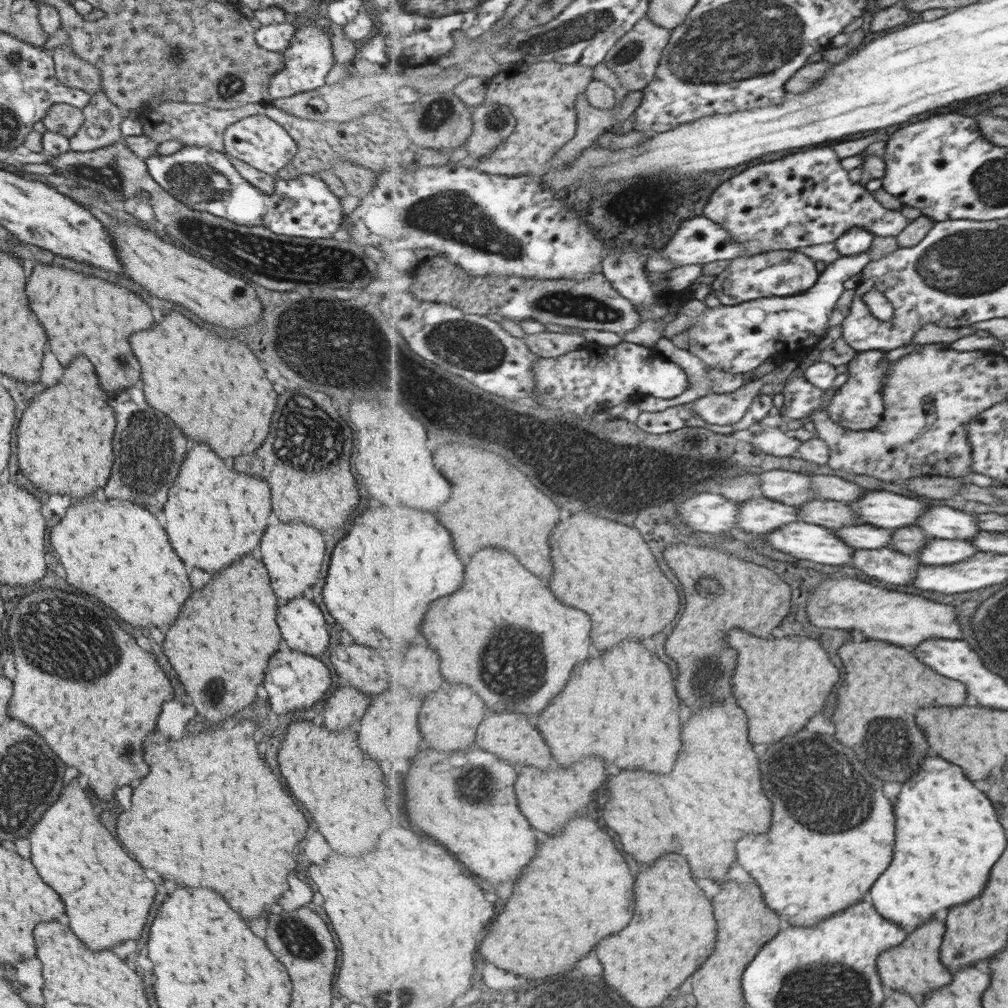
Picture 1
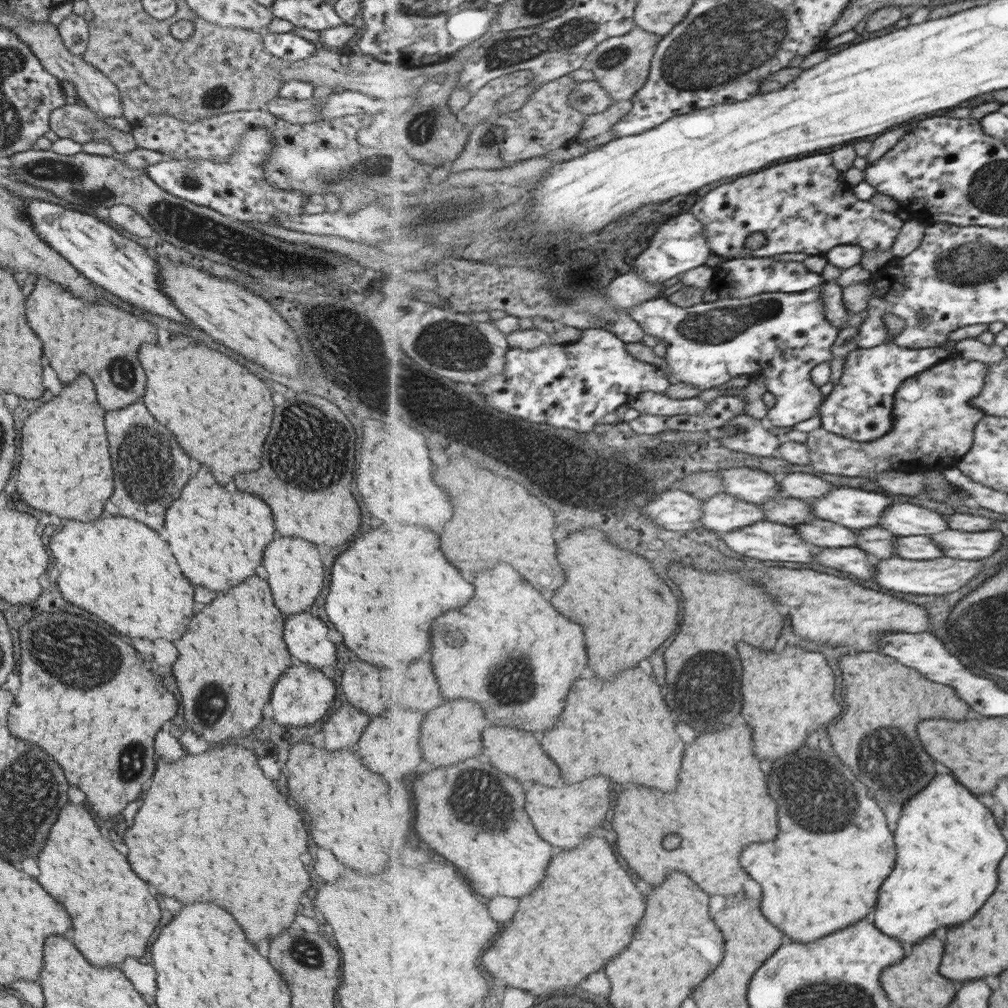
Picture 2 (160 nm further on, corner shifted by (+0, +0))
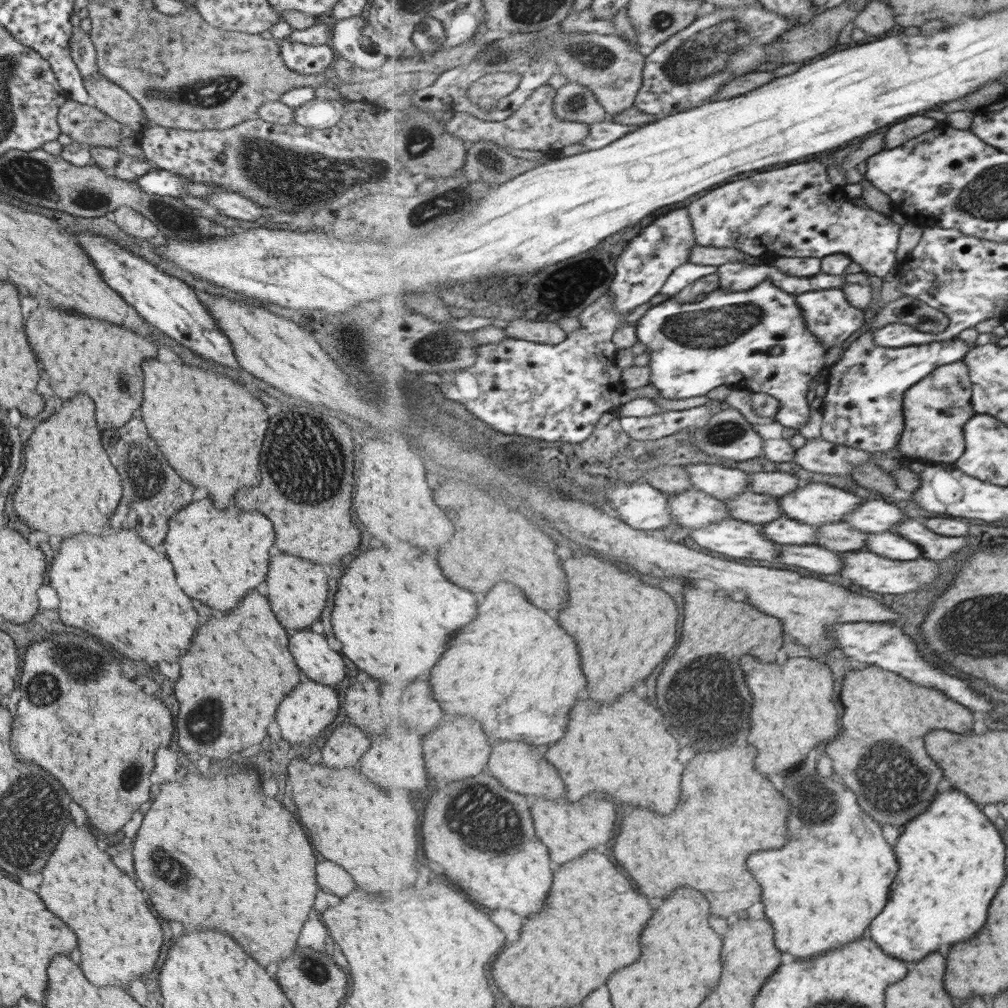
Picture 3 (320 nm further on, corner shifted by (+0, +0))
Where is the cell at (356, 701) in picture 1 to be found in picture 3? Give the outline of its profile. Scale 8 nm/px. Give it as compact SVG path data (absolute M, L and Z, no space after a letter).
M348 721L337 725L324 744L320 749L321 762L331 768L347 768L349 764L355 764L369 748L367 736L349 726Z

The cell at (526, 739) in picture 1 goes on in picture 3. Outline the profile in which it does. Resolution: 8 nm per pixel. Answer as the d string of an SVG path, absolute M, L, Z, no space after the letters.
M501 740L501 744L493 748L493 756L490 758L491 762L488 762L488 766L491 772L495 772L495 776L503 782L503 786L507 786L507 790L517 794L537 794L551 800L557 800L561 794L567 792L560 772L541 756L541 752L535 746Z

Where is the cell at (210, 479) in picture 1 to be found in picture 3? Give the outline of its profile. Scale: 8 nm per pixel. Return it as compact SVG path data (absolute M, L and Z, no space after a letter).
M209 498L191 502L175 514L161 542L179 588L189 598L221 612L235 608L249 590L265 580L271 544L273 528L265 516L257 512L239 512L233 506L219 512Z

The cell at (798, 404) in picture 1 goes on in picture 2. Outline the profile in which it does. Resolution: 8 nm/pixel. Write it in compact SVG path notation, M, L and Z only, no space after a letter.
M825 278L824 284L818 286L818 288L807 290L804 293L761 293L749 298L720 297L713 302L700 302L686 308L680 308L672 304L669 299L658 296L655 299L646 300L634 306L630 315L641 324L646 334L654 336L661 341L661 344L666 346L666 354L664 356L664 360L666 360L666 364L668 364L666 374L673 381L681 380L683 383L692 384L695 389L707 391L711 388L722 387L723 384L733 381L735 378L743 378L743 376L749 376L749 378L753 378L754 380L764 378L764 382L767 382L769 386L769 391L776 395L777 398L776 405L770 409L767 417L775 427L794 427L795 425L799 425L800 422L809 420L809 418L815 416L817 409L821 408L821 404L823 404L822 398L824 395L821 394L821 390L819 390L820 386L817 386L817 383L813 382L813 370L817 369L822 362L833 362L833 346L837 346L837 336L839 336L839 328L833 326L825 316L826 306L824 305L822 292L824 291L825 285L829 283L833 283L833 280L826 280Z

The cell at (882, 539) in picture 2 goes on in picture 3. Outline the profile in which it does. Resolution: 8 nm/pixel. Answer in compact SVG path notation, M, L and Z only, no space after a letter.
M845 521L827 523L819 527L818 541L815 544L833 552L848 553L865 551L869 532L853 528Z

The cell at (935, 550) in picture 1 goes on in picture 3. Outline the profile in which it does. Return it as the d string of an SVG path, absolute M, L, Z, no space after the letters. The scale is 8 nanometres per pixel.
M891 531L869 533L866 548L879 556L901 561L917 560L923 556L922 548L918 544Z

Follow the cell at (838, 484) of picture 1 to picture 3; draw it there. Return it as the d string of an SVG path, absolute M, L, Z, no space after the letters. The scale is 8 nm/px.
M780 471L750 473L749 490L759 494L769 494L782 497L792 493L793 490L802 486L805 482L803 477L795 477Z

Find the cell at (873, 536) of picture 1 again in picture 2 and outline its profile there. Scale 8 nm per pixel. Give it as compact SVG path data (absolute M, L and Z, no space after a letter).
M815 518L795 527L802 538L817 546L827 548L856 546L856 529L831 520Z

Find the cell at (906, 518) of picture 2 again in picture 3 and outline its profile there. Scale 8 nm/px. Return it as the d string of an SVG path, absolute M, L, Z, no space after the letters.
M886 497L880 500L867 498L845 517L853 528L869 533L893 532L905 519L911 518L906 517L901 508L890 503Z

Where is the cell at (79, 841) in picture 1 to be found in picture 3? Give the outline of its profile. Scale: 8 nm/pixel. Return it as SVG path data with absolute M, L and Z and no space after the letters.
M67 824L63 828L55 852L47 858L41 876L43 882L37 888L37 896L41 898L45 908L49 912L55 912L57 918L61 918L63 924L77 936L77 946L81 952L81 972L93 986L127 986L133 978L143 978L153 970L163 944L159 922L147 908L143 892L133 886L133 880L119 872L109 862L107 854L95 850L95 838L87 832L87 828L77 828L73 824Z

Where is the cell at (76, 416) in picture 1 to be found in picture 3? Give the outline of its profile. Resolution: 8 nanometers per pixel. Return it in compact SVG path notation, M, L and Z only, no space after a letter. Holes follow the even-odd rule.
M79 394L63 402L59 412L35 426L23 450L23 472L13 494L15 516L31 530L43 530L47 536L57 536L59 540L79 532L99 536L103 524L111 518L118 505L122 486L118 472L109 464L101 446L91 398ZM67 424L77 426L67 428Z

